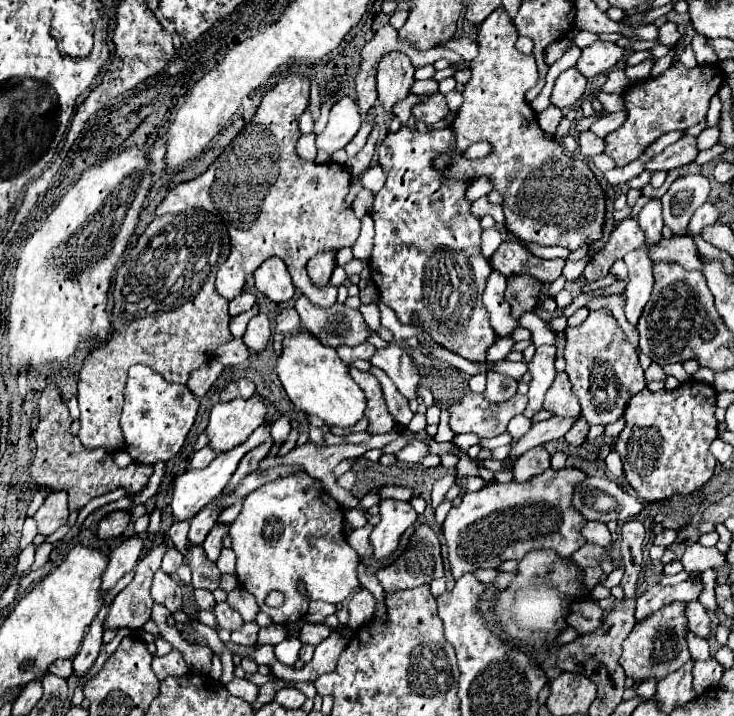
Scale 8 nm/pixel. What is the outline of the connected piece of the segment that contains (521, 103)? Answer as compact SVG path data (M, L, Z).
M504 8L494 10L478 26L480 52L472 60L472 78L464 90L464 104L460 106L452 122L452 132L456 136L458 150L466 150L474 142L488 142L492 144L490 154L484 160L466 160L458 152L450 152L438 158L434 164L454 178L466 178L466 174L472 174L472 178L490 176L494 182L494 188L504 196L502 208L506 216L506 228L522 242L538 244L538 246L566 246L570 250L576 250L584 242L594 244L602 238L602 226L604 226L604 214L606 214L604 192L598 180L594 178L592 170L588 168L588 164L578 158L568 158L562 152L562 146L558 146L554 138L546 138L536 118L532 118L536 116L536 112L528 106L528 102L524 100L524 94L538 82L536 62L532 54L526 56L514 48L516 40L518 40L518 32L512 26Z

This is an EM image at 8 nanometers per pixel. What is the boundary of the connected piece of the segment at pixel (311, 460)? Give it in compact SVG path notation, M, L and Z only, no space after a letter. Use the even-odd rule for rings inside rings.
M394 428L392 432L388 432L388 434L380 434L380 436L372 436L370 440L366 440L366 442L360 442L360 444L340 444L340 446L318 446L318 444L314 444L314 442L306 442L306 444L302 444L302 446L296 446L294 450L290 450L288 454L284 454L284 456L278 456L278 454L270 454L270 456L266 456L266 458L262 458L260 462L258 462L258 470L268 470L268 468L274 468L274 466L284 466L284 464L288 464L288 466L302 466L304 468L304 472L308 472L312 478L316 478L316 480L320 480L322 484L324 484L324 490L342 506L342 508L357 508L362 511L366 517L367 522L372 524L373 526L377 525L381 518L380 514L371 516L366 509L361 508L360 500L354 496L354 494L350 494L348 490L344 490L344 488L340 488L338 486L338 478L336 478L336 474L334 474L334 468L342 462L342 460L346 460L346 458L360 458L366 450L370 450L370 448L382 448L382 446L386 446L388 442L392 442L394 438L398 438L400 436L400 430L402 428Z

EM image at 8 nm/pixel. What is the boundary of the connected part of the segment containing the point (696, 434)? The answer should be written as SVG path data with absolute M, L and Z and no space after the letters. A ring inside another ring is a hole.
M694 380L682 384L674 392L650 392L644 388L628 402L624 412L626 426L618 434L614 448L620 454L626 482L642 500L656 502L676 494L684 496L712 478L718 464L710 454L710 444L718 438L714 410L714 386Z

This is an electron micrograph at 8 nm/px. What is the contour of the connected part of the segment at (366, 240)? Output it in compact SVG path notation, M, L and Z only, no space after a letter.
M370 214L361 219L360 235L352 246L353 256L356 259L368 262L373 249L374 222Z

